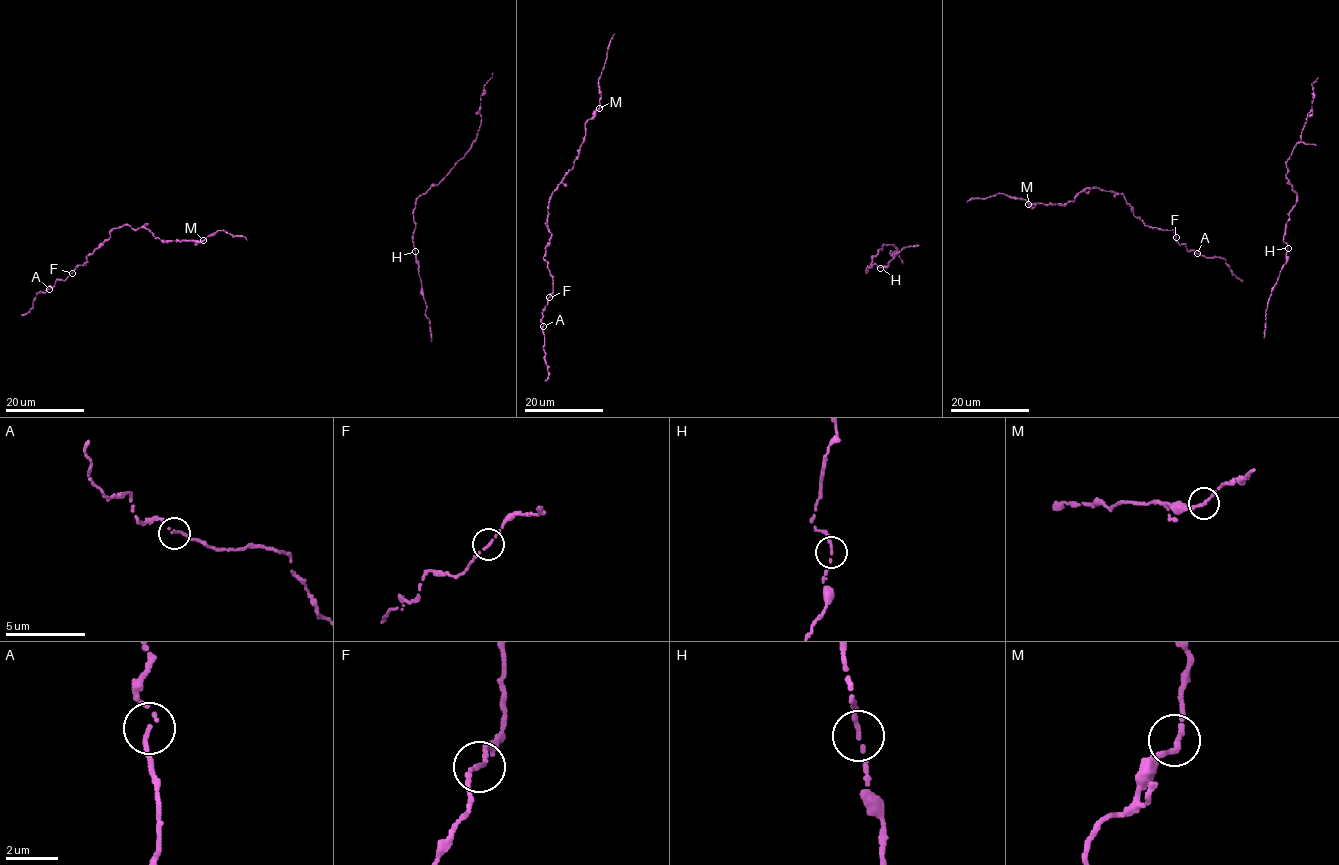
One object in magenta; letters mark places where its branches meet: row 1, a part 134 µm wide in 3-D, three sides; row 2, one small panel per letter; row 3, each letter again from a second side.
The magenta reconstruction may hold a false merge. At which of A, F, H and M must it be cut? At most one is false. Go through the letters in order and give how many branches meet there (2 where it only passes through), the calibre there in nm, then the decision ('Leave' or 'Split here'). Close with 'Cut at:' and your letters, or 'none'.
A: Branches: 2. Thickness 130 nm. Leave
F: Branches: 2. Thickness 140 nm. Leave
H: Branches: 2. Thickness 140 nm. Leave
M: Branches: 2. Thickness 240 nm. Leave
Cut at: none

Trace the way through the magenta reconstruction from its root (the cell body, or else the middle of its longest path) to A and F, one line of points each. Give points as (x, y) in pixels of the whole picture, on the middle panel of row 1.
A: (599, 109), (549, 200), (552, 234), (543, 258), (553, 291), (543, 326)
F: (599, 109), (587, 121), (578, 158), (549, 200), (547, 225), (552, 234), (543, 257), (553, 278), (549, 297)

